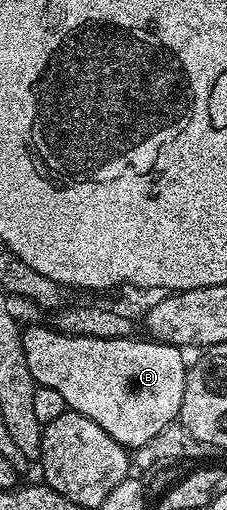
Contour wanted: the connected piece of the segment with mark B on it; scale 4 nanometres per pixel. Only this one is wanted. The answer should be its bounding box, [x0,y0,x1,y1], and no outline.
[23,326,189,450]

